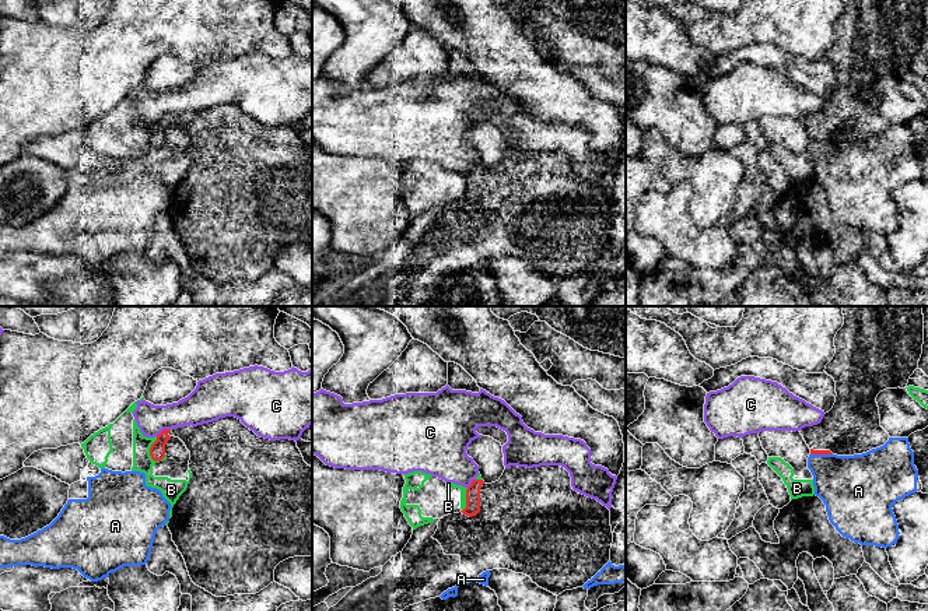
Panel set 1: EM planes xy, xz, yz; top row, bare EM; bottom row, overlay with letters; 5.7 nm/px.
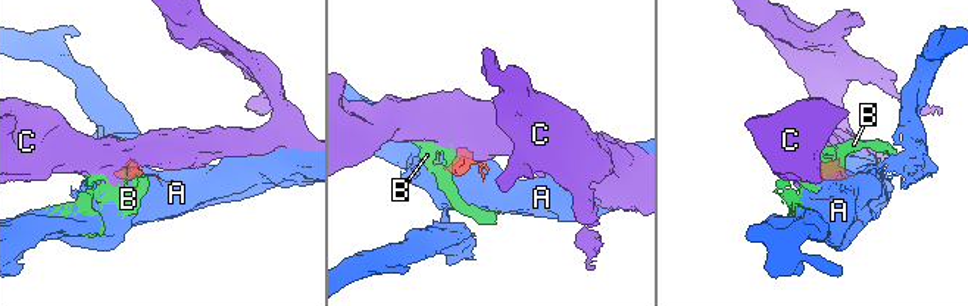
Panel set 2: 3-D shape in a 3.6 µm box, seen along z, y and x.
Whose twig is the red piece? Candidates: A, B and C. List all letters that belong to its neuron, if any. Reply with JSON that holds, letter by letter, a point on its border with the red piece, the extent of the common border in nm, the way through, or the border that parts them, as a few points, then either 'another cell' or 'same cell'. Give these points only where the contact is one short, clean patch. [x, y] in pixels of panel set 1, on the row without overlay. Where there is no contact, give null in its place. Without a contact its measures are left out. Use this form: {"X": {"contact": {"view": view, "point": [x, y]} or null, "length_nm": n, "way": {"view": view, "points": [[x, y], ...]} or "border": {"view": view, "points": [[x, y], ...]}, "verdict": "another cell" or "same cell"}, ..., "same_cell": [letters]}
{"A": {"contact": {"view": "yz", "point": [822, 140]}, "length_nm": 130, "verdict": "another cell"}, "B": {"contact": {"view": "xy", "point": [150, 136]}, "length_nm": 150, "border": {"view": "xy", "points": [[157, 123], [150, 134], [150, 144], [154, 148]]}, "verdict": "another cell"}, "C": {"contact": {"view": "xy", "point": [163, 118]}, "length_nm": 90, "border": {"view": "xy", "points": [[168, 115], [156, 122]]}, "verdict": "another cell"}, "same_cell": []}

